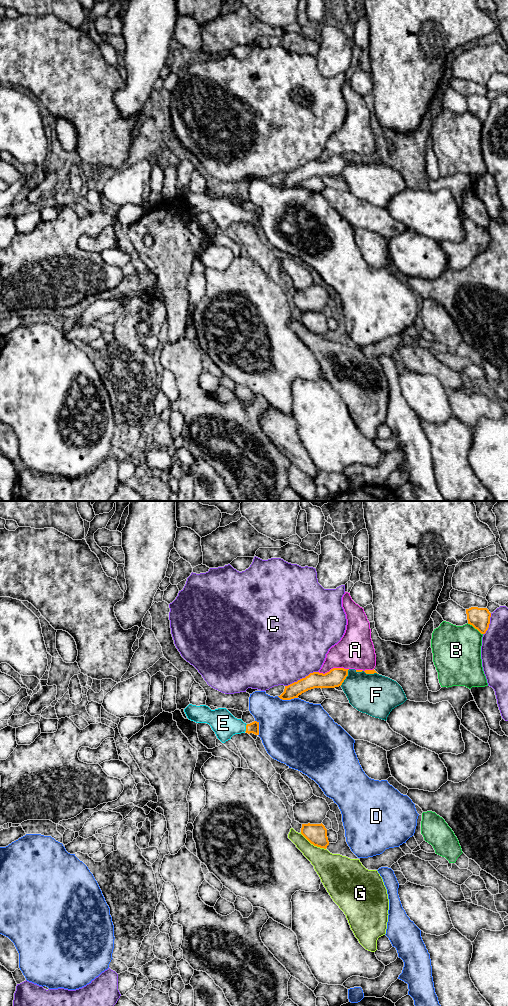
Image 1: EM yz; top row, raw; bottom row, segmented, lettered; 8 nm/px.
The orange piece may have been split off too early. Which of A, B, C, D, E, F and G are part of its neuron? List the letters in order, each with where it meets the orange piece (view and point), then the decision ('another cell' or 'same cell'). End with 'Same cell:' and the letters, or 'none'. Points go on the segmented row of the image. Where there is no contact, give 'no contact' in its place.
A: yz (333, 668) | another cell
B: yz (475, 628) | another cell
C: yz (302, 678) | another cell
D: yz (287, 699) | another cell
E: yz (246, 728) | same cell
F: yz (346, 676) | another cell
G: yz (313, 844) | another cell
Same cell: E

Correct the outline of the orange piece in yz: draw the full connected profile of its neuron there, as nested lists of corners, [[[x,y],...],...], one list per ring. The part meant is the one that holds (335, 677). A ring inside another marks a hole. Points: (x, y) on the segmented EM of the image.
[[[333,668],[325,674],[319,672],[310,673],[305,678],[285,686],[284,692],[278,697],[282,700],[291,700],[298,698],[302,693],[314,688],[339,687],[348,676],[348,670],[344,668]]]

